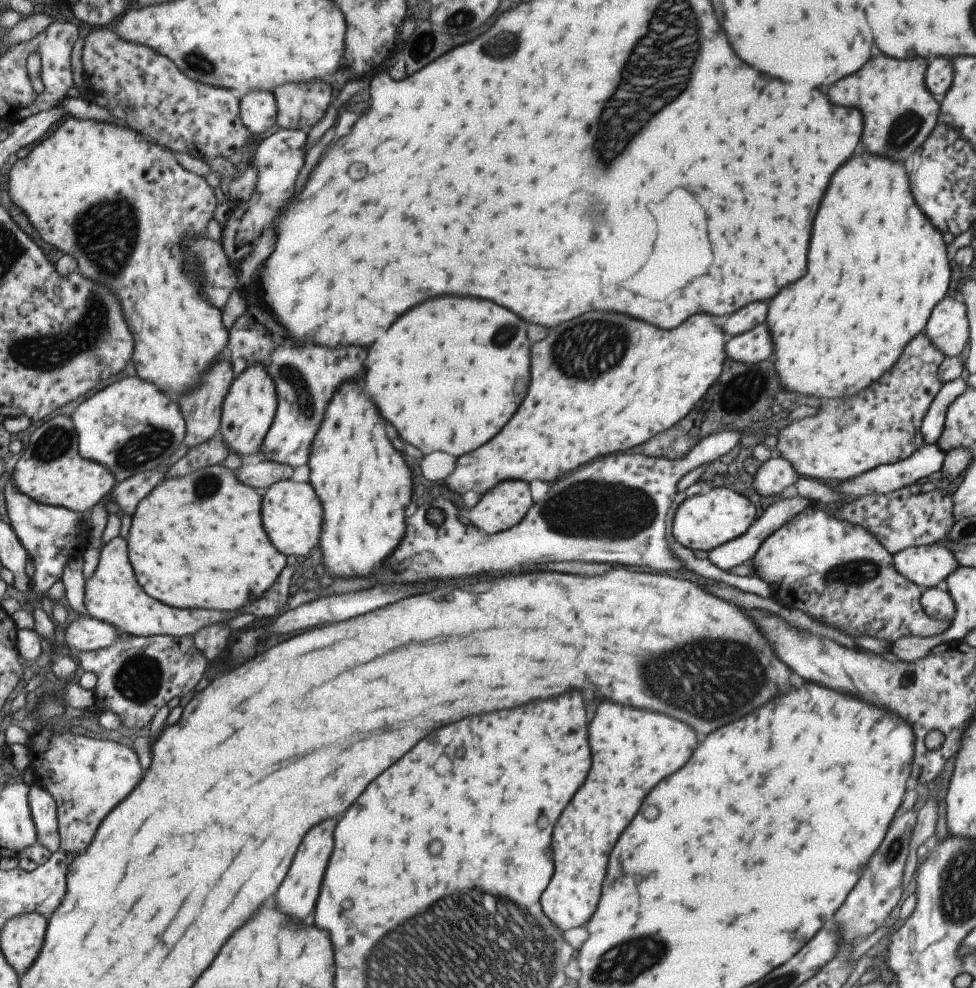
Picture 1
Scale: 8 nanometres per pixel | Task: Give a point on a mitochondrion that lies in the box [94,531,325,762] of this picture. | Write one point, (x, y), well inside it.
(137, 679)

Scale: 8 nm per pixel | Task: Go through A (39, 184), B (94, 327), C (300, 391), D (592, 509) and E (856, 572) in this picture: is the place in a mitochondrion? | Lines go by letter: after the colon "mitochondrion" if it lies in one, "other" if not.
A: other
B: mitochondrion
C: mitochondrion
D: mitochondrion
E: mitochondrion

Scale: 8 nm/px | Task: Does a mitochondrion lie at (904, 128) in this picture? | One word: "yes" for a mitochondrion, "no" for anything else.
yes

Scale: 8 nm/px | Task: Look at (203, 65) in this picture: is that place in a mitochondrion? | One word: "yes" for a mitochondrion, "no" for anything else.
yes

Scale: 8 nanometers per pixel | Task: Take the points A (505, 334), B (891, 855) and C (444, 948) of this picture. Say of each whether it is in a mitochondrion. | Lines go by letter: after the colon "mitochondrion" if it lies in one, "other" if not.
A: mitochondrion
B: mitochondrion
C: mitochondrion

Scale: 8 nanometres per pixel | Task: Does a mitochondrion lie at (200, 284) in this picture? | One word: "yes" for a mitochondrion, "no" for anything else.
no

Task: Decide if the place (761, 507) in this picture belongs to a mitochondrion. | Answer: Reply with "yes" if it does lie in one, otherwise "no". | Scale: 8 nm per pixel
no

